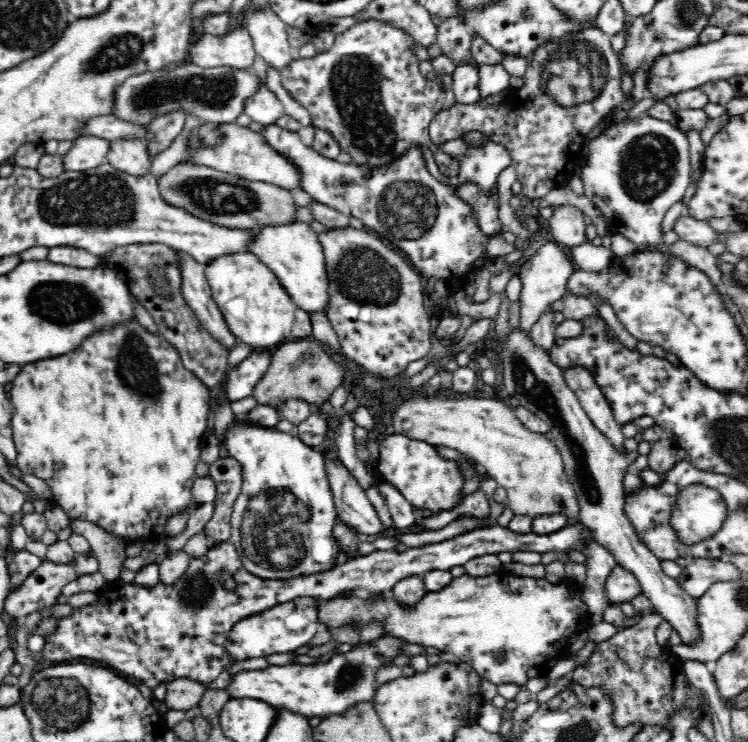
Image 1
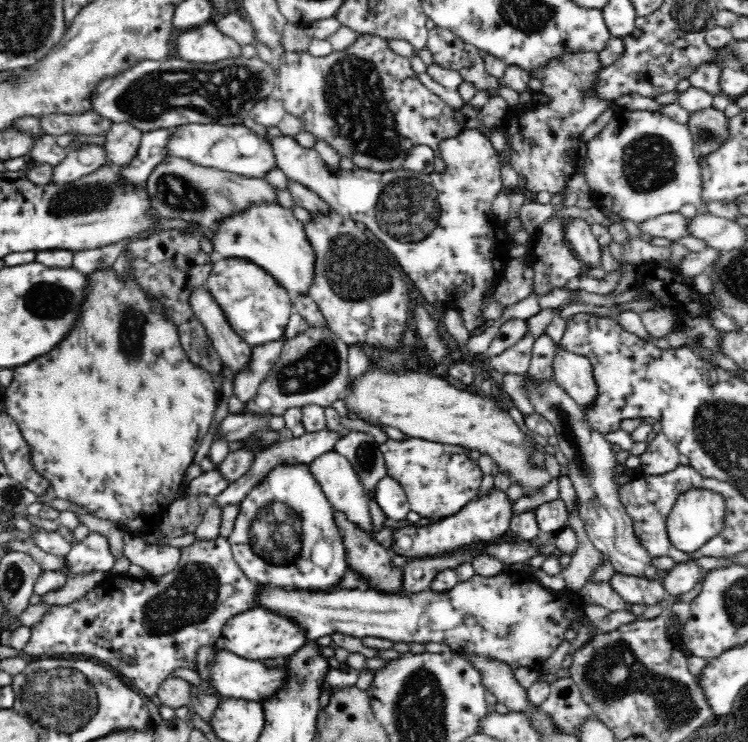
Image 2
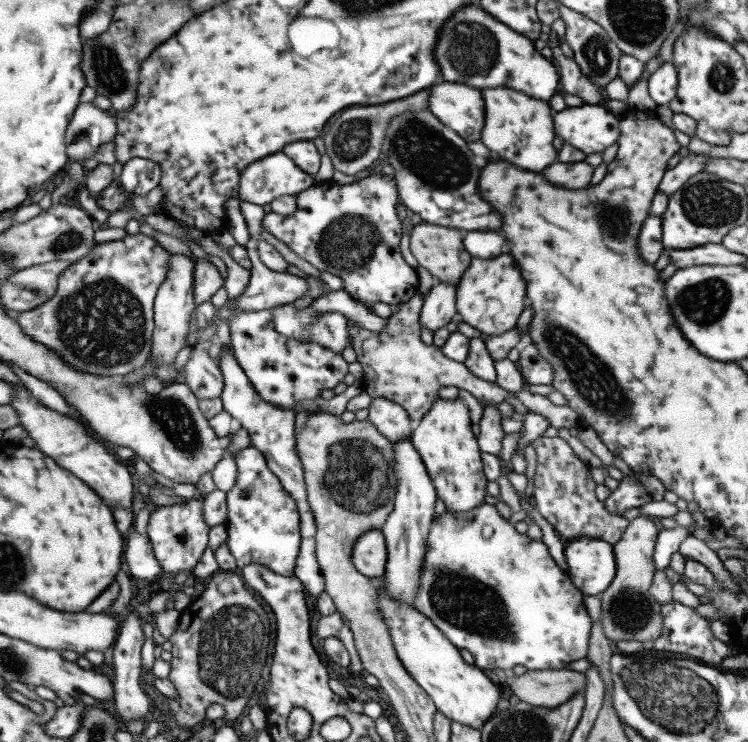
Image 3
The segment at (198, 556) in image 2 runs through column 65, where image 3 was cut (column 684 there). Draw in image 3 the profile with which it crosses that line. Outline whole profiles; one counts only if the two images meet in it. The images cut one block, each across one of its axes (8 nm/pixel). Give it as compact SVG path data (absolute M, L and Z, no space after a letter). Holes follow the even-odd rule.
M667 602L667 604L661 604L661 616L663 616L663 626L661 626L661 634L657 640L651 640L651 642L613 642L613 648L615 652L619 654L635 654L635 652L641 652L641 650L655 650L655 652L671 652L671 654L685 654L689 660L697 660L701 664L713 664L717 666L719 660L723 658L731 658L731 652L727 648L727 644L715 640L707 628L707 622L705 618L701 618L699 614L695 614L695 606L683 606L679 602Z

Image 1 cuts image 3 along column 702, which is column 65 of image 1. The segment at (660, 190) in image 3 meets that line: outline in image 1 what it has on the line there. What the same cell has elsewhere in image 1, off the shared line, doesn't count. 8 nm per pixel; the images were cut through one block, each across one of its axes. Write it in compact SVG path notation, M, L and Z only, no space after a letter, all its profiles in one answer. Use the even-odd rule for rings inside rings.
M82 134L68 150L68 154L62 156L64 170L84 172L90 168L98 168L100 164L108 164L108 152L110 152L110 140Z

